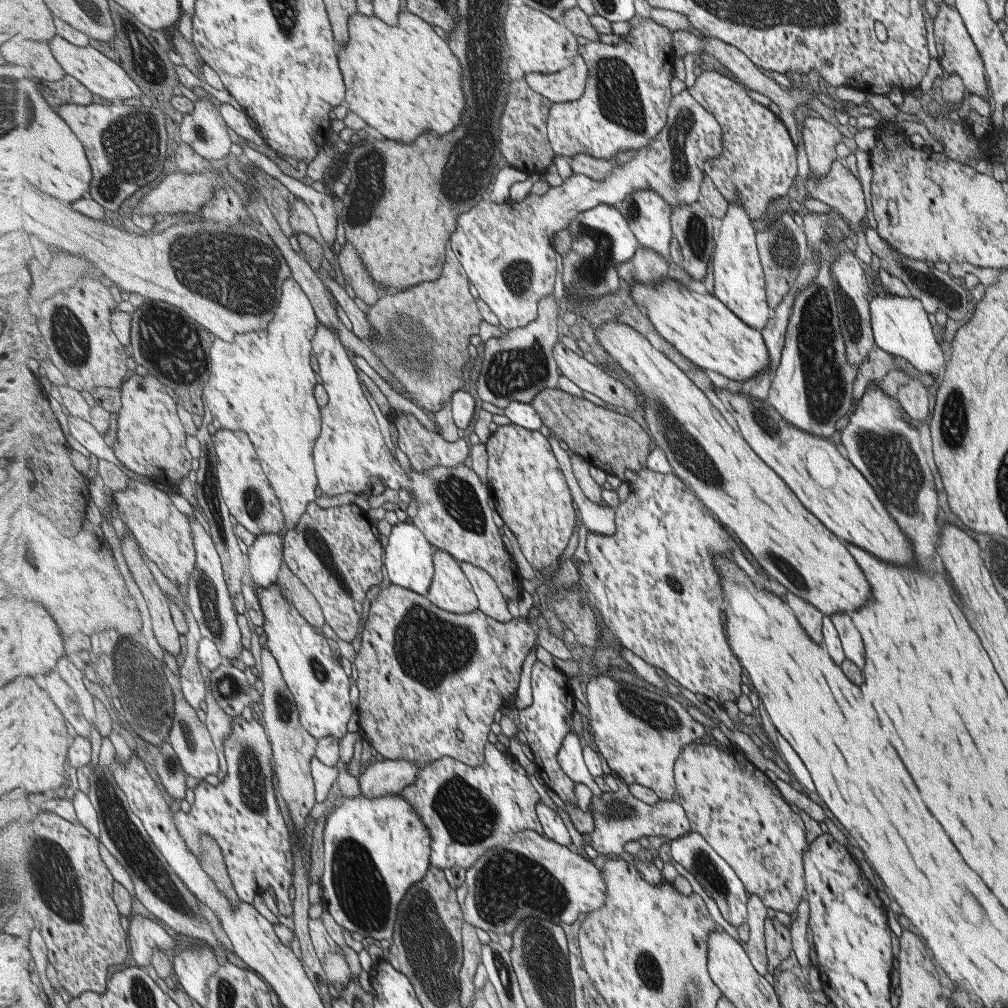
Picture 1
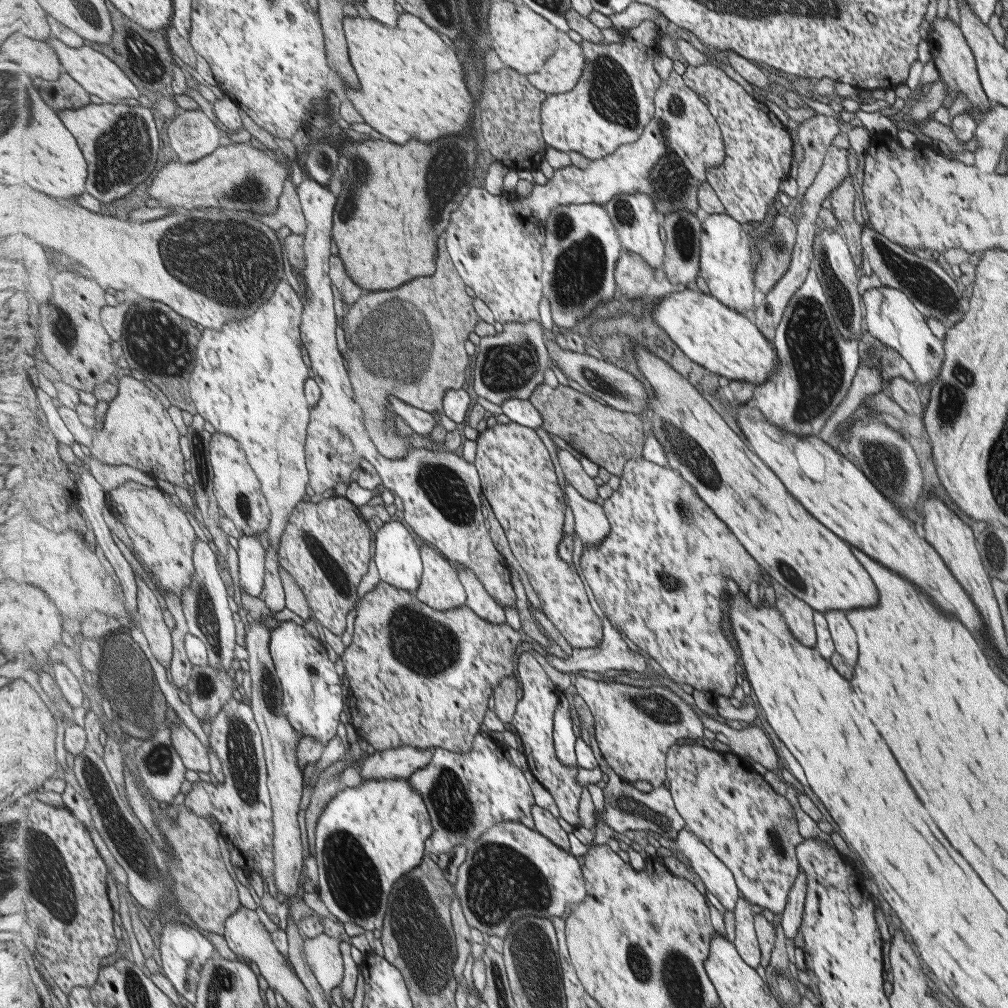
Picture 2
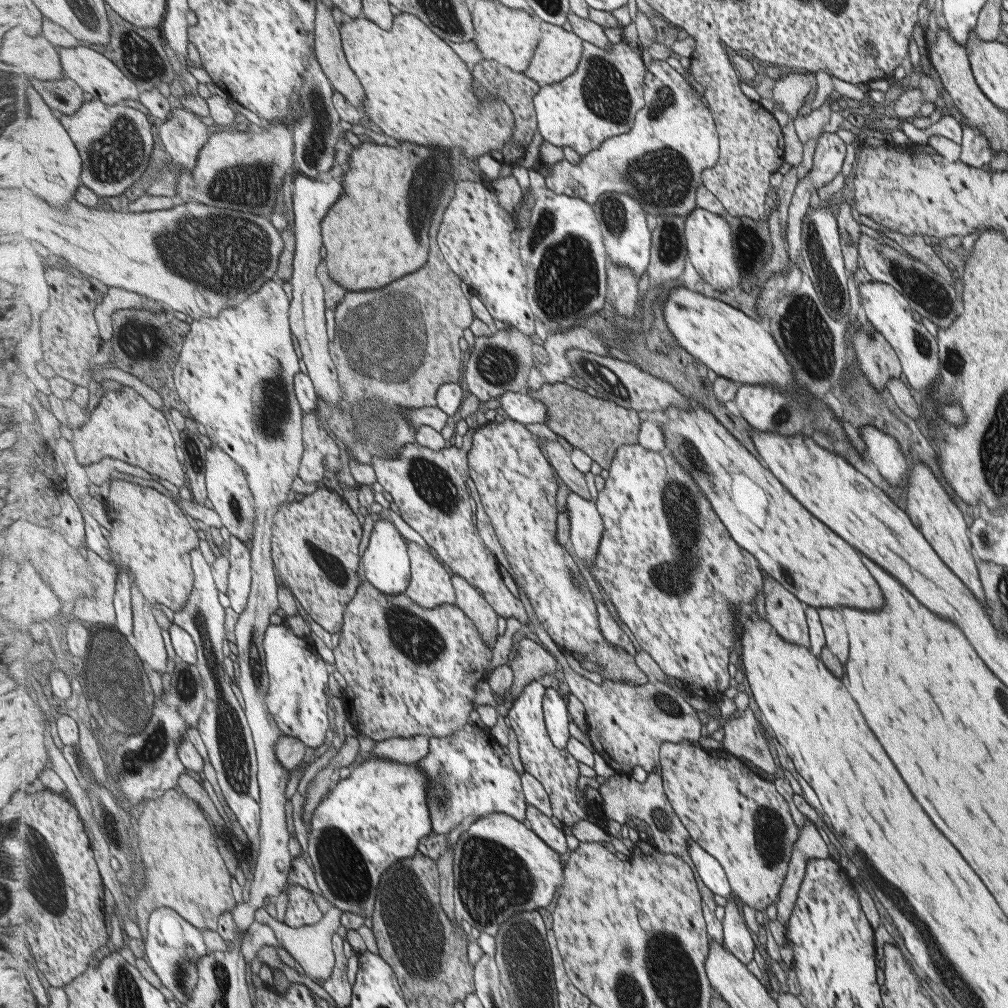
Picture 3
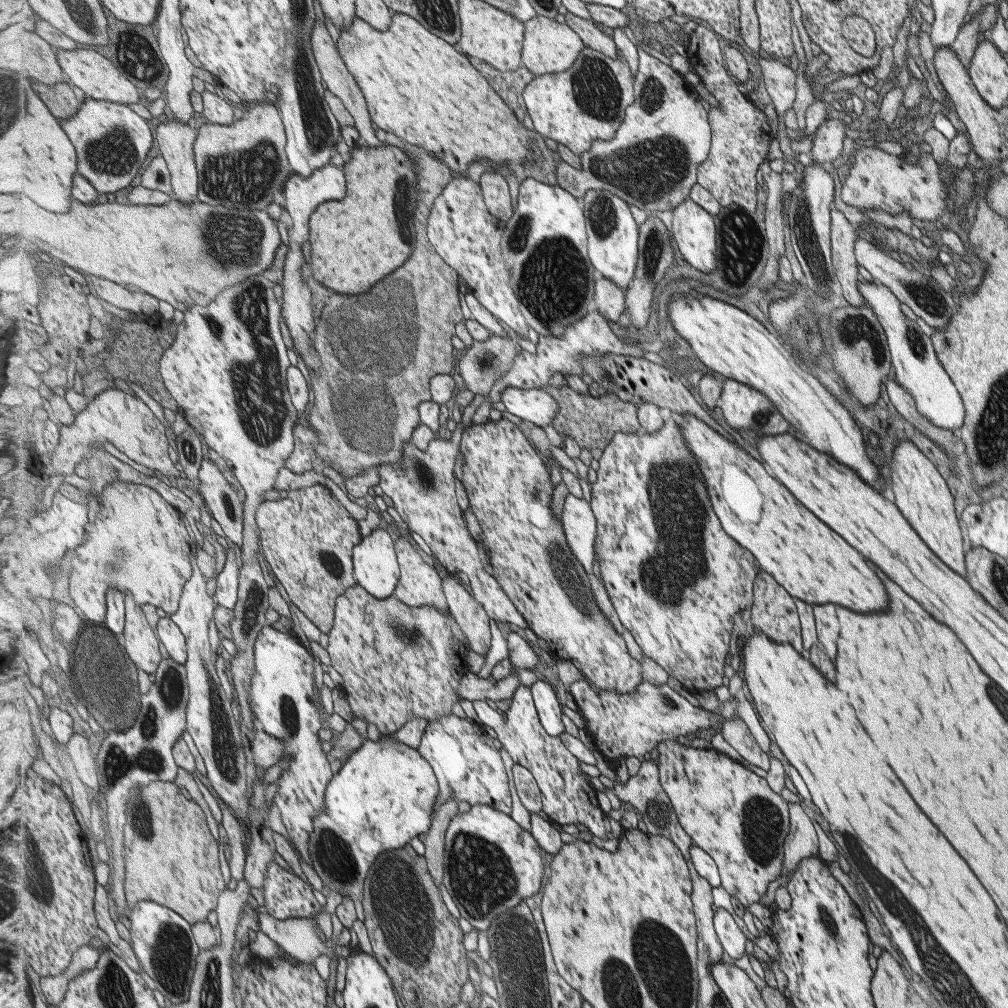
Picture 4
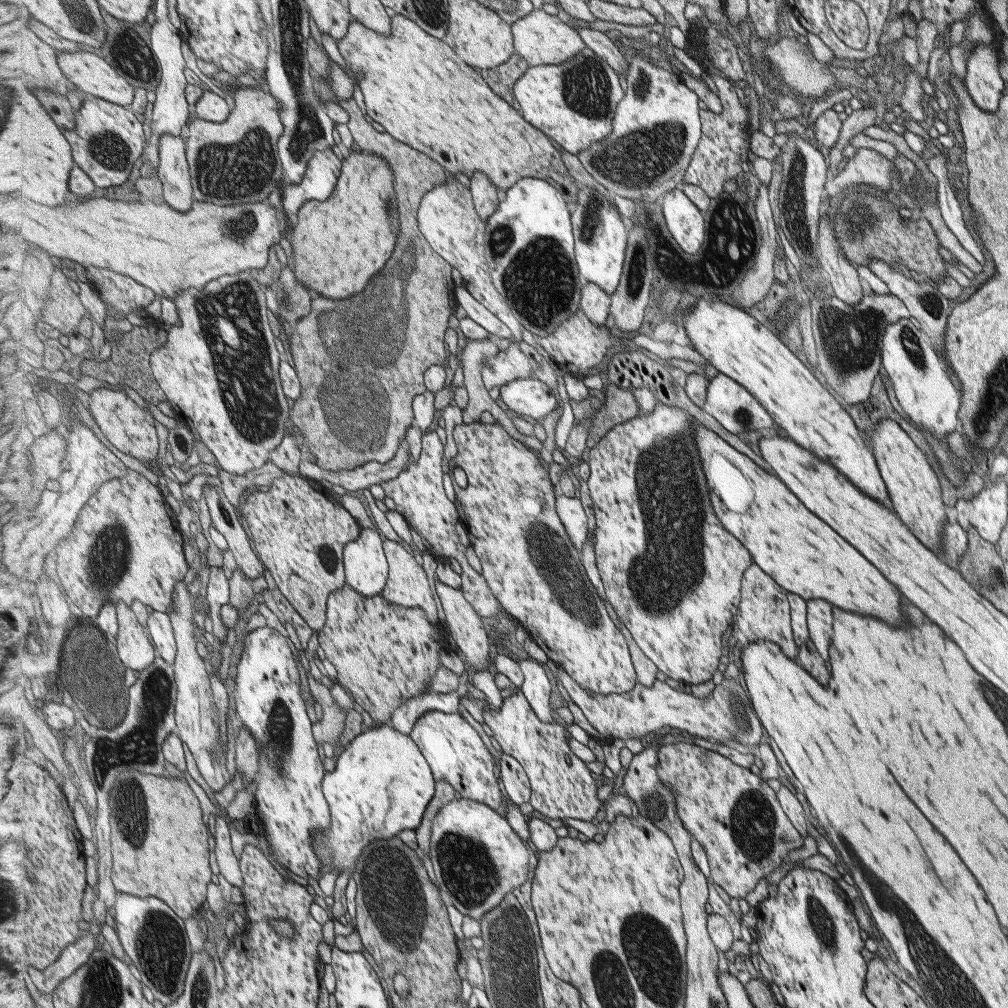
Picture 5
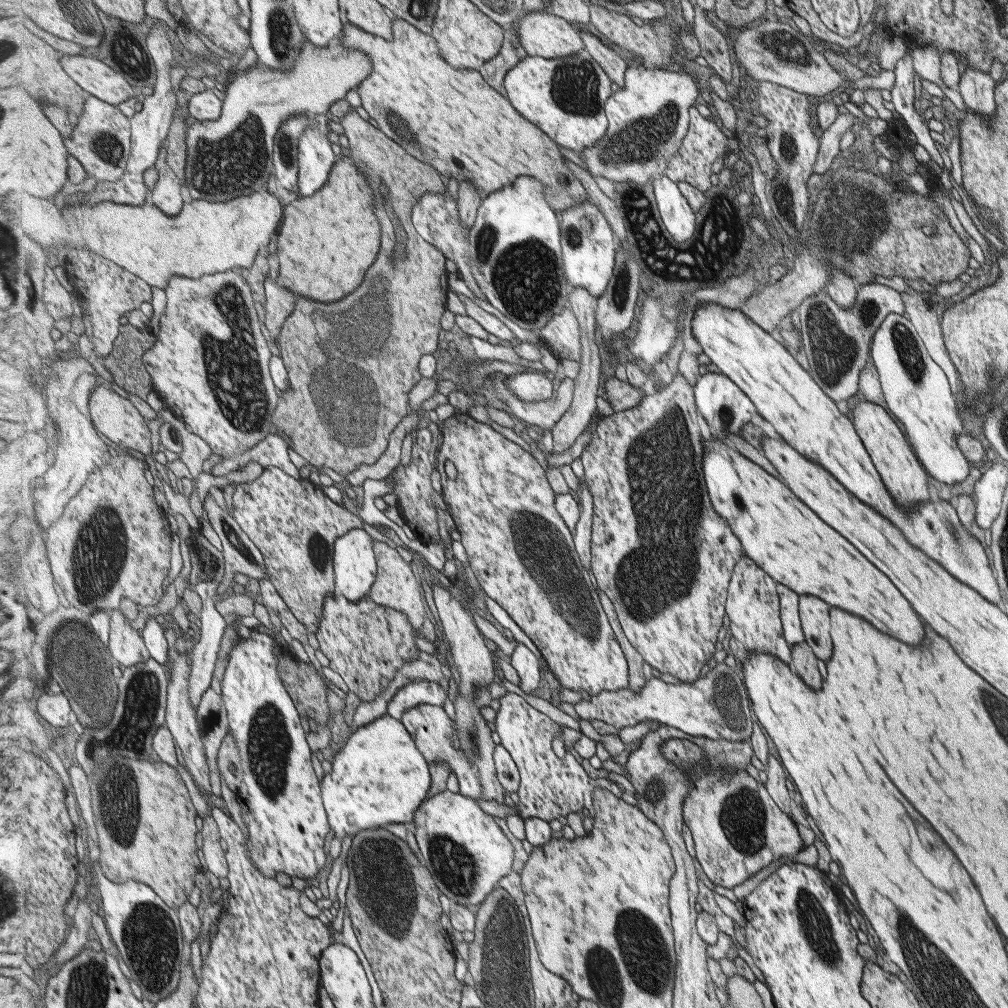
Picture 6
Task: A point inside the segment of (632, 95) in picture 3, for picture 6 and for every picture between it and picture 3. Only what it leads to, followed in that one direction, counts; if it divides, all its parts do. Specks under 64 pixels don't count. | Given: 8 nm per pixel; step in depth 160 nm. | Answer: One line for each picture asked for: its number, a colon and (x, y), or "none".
4: (587, 103)
5: (575, 103)
6: (565, 96)

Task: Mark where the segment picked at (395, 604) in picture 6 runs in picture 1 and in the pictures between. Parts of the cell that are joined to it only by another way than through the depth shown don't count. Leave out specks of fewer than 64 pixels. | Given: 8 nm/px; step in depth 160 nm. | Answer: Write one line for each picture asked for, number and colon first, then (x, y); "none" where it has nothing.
1: (451, 589)
2: (441, 587)
3: (432, 586)
4: (420, 585)
5: (408, 585)

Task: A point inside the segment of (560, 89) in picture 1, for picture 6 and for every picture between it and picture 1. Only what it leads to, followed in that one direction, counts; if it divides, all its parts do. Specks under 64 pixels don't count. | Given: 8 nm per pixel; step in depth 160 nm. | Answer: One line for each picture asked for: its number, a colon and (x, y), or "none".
2: (561, 73)
3: (559, 53)
4: (550, 47)
5: (541, 38)
6: (543, 34)

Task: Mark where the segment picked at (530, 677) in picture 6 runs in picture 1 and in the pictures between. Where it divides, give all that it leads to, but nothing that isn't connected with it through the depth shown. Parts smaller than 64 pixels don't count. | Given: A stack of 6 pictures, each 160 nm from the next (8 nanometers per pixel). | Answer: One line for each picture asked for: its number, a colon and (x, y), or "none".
1: (571, 756)
2: (565, 739)
3: (557, 716)
4: (546, 698)
5: (537, 687)

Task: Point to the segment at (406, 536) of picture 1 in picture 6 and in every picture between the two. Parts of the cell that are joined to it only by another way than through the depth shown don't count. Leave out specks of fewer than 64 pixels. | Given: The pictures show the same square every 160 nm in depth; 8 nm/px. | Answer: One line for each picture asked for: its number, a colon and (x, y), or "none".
2: (398, 555)
3: (388, 565)
4: (377, 567)
5: (367, 567)
6: (357, 567)

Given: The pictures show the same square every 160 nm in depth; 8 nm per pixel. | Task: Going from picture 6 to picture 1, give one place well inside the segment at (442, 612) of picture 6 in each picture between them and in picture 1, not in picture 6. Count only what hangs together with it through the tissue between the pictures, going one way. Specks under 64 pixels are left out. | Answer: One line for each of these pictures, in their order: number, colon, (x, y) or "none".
1: (493, 602)
2: (479, 599)
3: (474, 604)
4: (475, 621)
5: (465, 626)

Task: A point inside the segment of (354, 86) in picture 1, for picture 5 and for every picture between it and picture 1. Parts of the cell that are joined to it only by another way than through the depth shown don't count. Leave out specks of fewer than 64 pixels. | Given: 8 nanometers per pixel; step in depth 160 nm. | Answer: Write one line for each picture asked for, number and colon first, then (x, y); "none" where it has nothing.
2: (412, 84)
3: (418, 89)
4: (418, 86)
5: (414, 84)

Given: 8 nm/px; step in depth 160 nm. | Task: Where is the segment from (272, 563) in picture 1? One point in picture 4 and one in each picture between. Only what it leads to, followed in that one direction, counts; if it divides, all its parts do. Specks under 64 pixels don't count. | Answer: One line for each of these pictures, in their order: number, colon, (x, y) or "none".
2: (251, 555)
3: (240, 582)
4: (227, 595)

